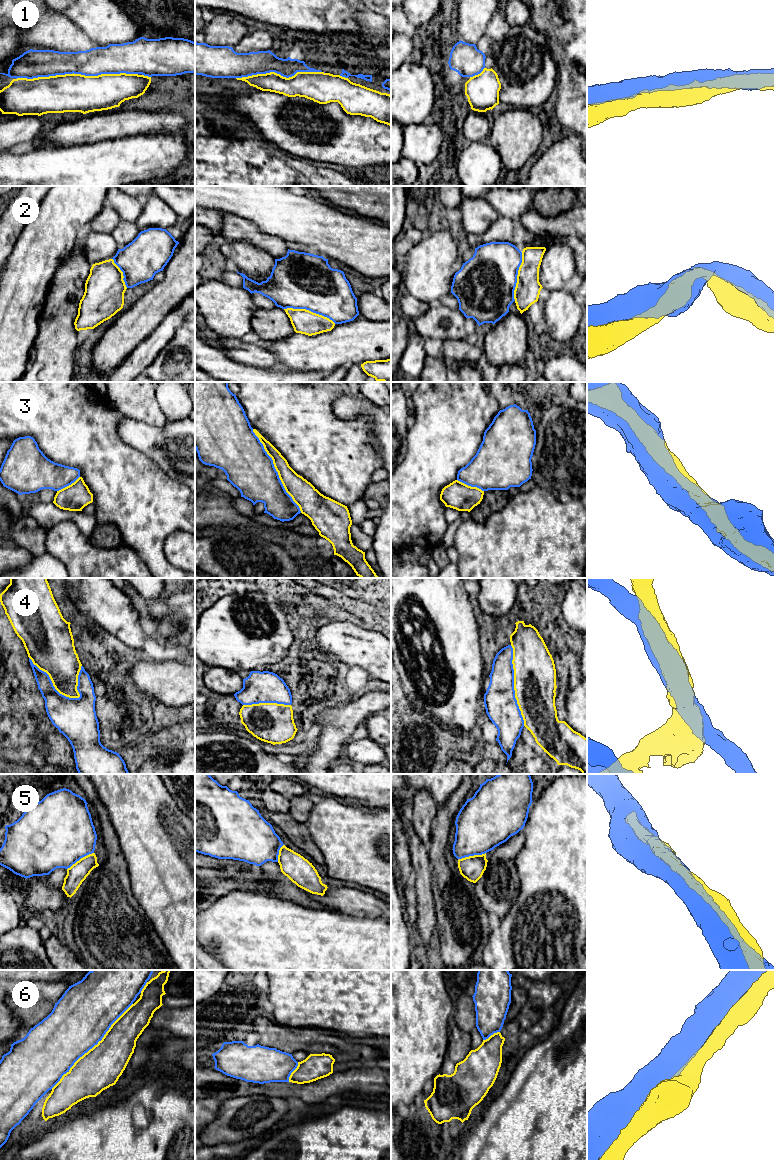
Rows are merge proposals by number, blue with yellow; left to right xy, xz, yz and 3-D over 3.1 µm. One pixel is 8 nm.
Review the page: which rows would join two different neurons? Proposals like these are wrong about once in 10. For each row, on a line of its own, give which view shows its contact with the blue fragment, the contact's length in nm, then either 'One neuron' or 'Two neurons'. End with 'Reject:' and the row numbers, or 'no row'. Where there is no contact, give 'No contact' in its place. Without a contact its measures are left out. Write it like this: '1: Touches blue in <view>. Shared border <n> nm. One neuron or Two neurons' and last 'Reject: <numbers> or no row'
1: Touches blue in xy. Shared border 950 nm. One neuron
2: Touches blue in xz. Shared border 440 nm. One neuron
3: Touches blue in xz. Shared border 800 nm. One neuron
4: Touches blue in xy. Shared border 500 nm. Two neurons
5: Touches blue in xy. Shared border 260 nm. One neuron
6: Touches blue in xy. Shared border 950 nm. One neuron
Reject: 4

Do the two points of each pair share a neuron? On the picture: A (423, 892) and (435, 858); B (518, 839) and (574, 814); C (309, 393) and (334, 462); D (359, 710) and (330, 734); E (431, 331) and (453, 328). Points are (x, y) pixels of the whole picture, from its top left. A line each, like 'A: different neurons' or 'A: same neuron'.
A: different neurons
B: different neurons
C: same neuron
D: same neuron
E: same neuron

